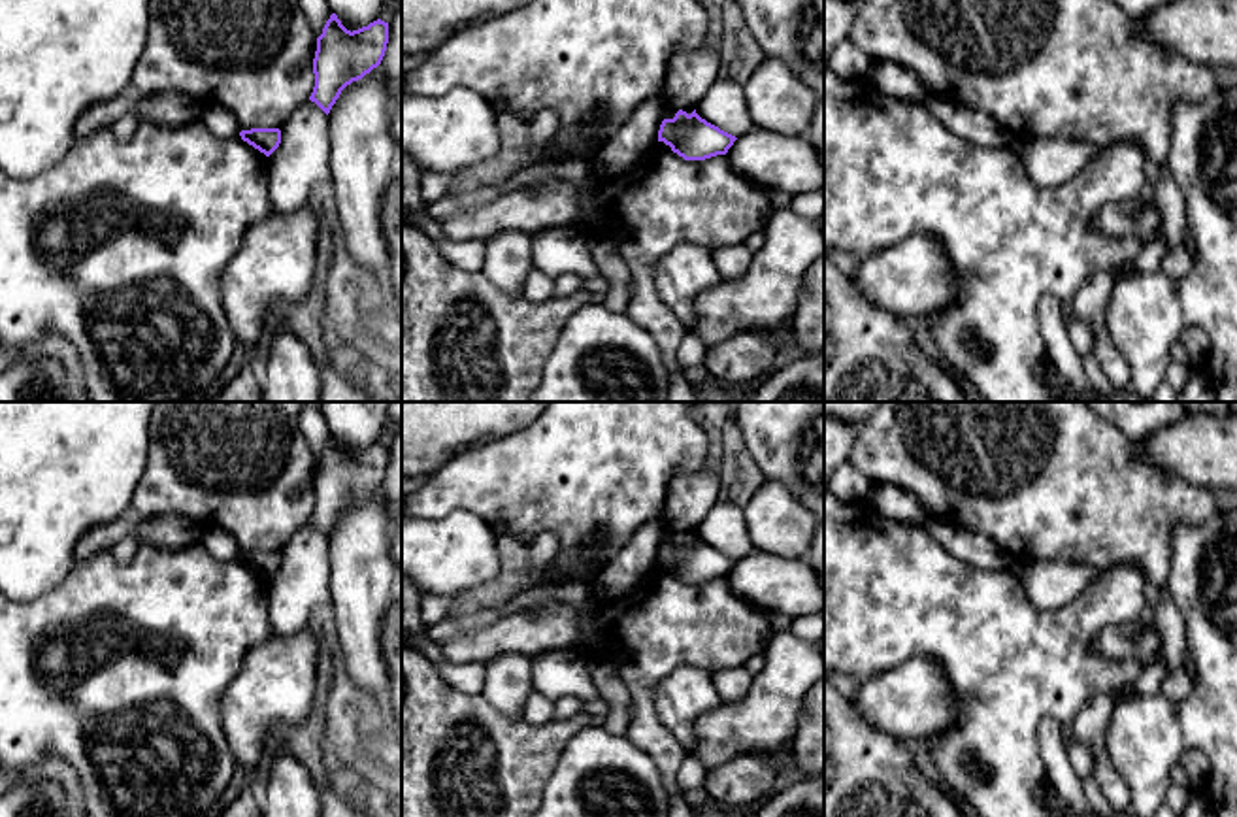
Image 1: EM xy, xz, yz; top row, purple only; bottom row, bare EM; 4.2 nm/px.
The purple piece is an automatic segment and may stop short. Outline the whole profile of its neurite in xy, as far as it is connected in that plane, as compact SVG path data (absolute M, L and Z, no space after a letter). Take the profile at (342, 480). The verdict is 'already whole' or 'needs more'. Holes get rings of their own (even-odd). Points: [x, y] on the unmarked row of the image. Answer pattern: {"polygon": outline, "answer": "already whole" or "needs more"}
{"polygon": "M332 436L317 460L315 509L309 523L328 538L347 508L362 502L381 487L387 466L388 445L377 442L351 455Z", "answer": "already whole"}

